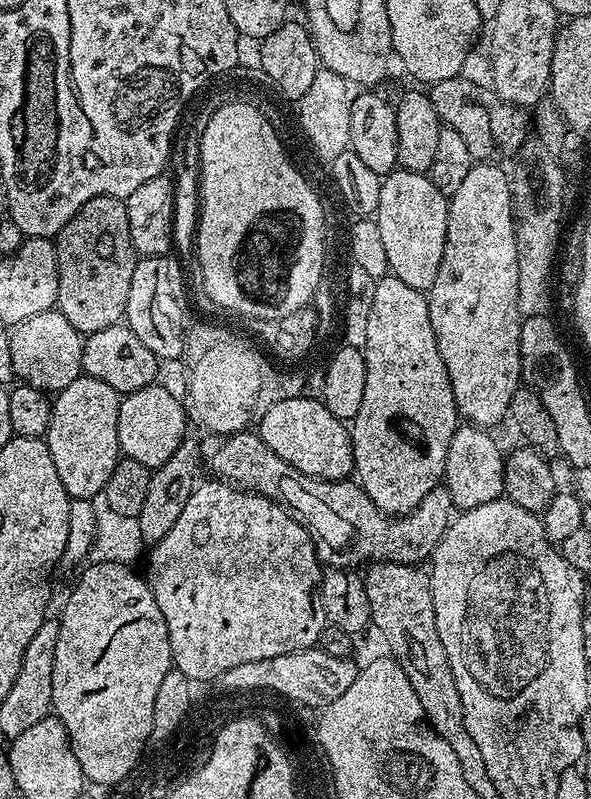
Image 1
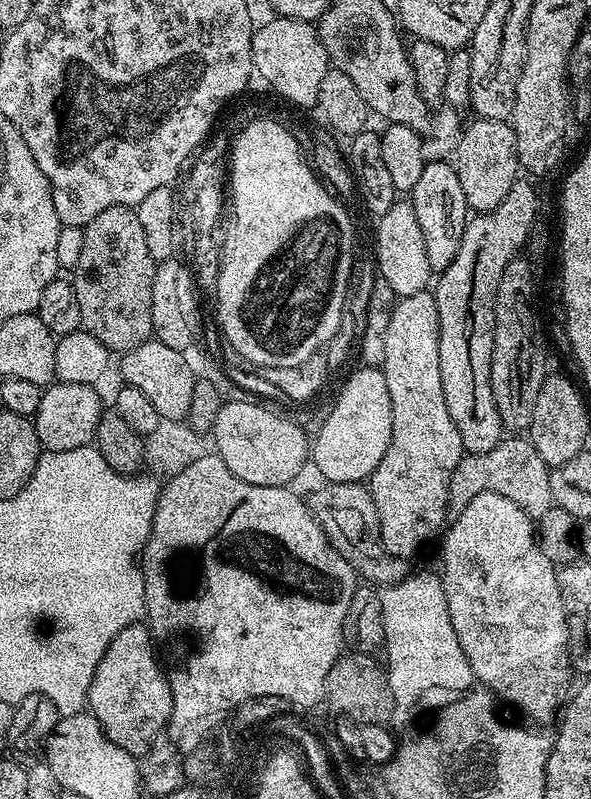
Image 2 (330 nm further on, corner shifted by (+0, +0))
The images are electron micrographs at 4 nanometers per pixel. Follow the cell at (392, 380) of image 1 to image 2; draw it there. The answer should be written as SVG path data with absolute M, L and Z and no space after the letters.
M425 290L399 297L390 314L390 326L386 326L386 358L382 365L386 390L390 390L390 446L386 446L382 462L372 472L370 485L376 520L380 523L379 543L390 554L405 558L412 558L427 540L441 535L449 515L450 474L454 474L454 466L466 454L442 394L439 345L435 295Z

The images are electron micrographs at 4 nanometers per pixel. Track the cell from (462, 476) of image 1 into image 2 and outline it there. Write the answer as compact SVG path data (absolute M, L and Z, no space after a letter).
M520 184L513 188L510 194L506 194L506 198L498 202L494 210L475 213L464 228L458 254L454 254L454 262L450 262L450 266L446 266L446 270L439 273L435 281L436 288L434 284L440 323L438 358L442 370L442 394L446 398L446 410L450 410L450 418L454 426L458 426L458 434L462 438L462 446L467 454L486 454L486 450L494 450L494 446L498 446L502 439L500 415L492 393L494 302L500 281L496 271L504 264L506 258L511 257L512 249L516 249L517 244L520 244L524 233L534 230L538 216L535 212L536 202L533 196L530 189Z

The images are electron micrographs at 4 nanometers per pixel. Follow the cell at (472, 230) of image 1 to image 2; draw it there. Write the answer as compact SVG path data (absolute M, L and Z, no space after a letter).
M473 119L473 124L463 129L460 140L457 142L457 158L454 163L458 182L462 182L462 194L466 194L466 202L473 213L489 212L506 198L506 194L518 184L516 172L521 171L520 155L516 153L516 139L514 130L508 120L481 120Z

